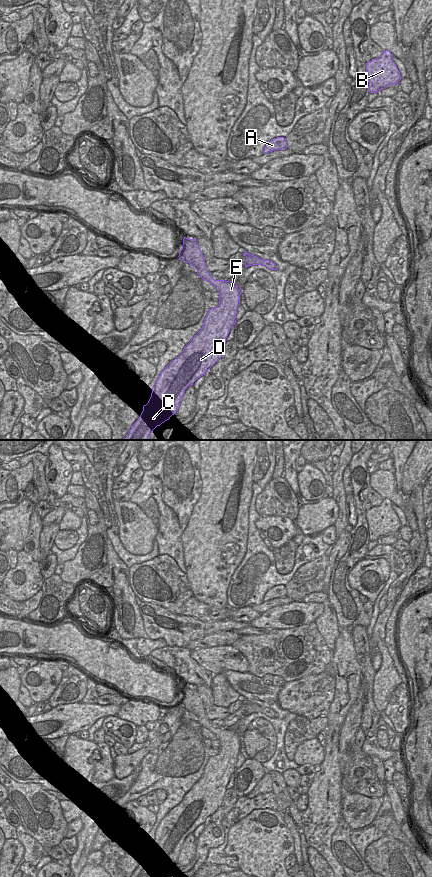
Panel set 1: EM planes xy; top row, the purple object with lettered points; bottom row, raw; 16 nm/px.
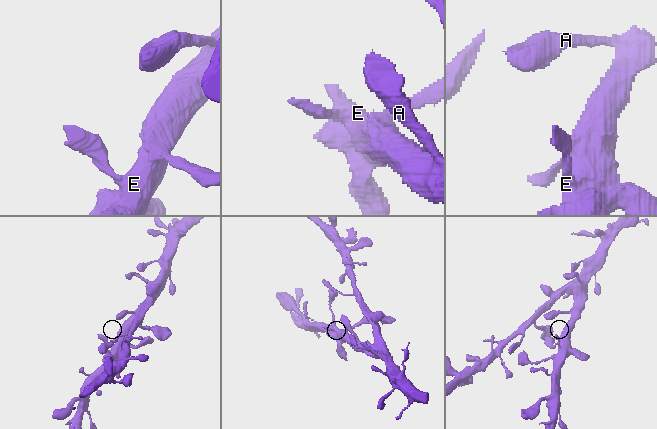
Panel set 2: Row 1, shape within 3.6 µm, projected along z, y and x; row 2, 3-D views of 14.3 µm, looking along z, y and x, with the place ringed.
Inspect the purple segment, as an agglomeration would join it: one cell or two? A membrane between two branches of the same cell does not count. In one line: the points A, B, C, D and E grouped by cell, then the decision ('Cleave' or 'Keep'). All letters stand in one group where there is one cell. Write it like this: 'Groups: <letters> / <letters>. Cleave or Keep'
Groups: A B C D E. Keep

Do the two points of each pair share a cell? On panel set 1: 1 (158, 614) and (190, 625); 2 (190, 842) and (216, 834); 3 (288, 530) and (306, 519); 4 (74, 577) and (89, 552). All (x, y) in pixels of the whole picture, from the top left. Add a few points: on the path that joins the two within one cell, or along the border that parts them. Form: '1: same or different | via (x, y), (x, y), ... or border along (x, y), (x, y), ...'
1: same | via (166, 617), (177, 620), (182, 624)
2: different | border along (196, 839), (196, 851), (189, 863)
3: different | border along (292, 521), (296, 525)
4: same | via (77, 571), (89, 558)

